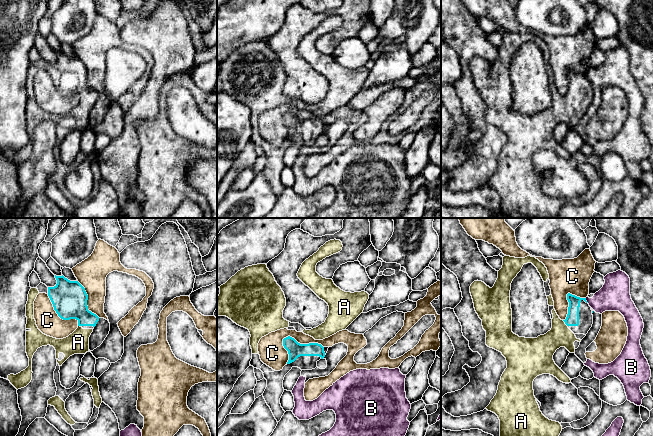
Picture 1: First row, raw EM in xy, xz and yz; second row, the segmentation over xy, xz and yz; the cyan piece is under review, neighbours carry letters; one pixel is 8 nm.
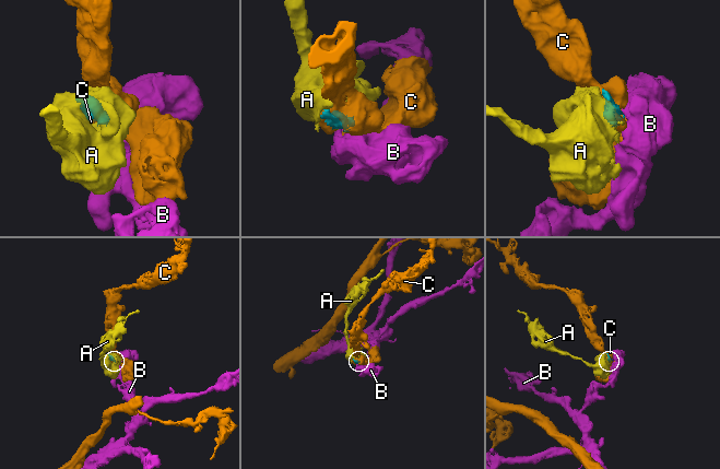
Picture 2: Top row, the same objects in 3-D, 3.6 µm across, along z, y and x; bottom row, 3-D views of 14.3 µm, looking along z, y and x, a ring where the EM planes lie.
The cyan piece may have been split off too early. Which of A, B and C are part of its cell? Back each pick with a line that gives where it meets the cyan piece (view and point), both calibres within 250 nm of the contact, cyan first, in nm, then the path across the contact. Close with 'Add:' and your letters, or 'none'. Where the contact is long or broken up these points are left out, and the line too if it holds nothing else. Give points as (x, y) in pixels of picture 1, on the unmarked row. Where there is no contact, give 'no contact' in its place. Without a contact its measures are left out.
A: yz (565, 99) | 110/190 nm
Add: A

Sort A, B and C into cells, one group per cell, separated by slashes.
A / B / C

